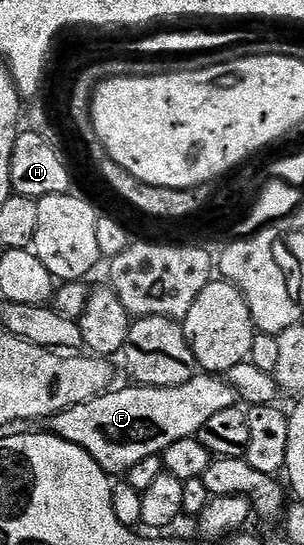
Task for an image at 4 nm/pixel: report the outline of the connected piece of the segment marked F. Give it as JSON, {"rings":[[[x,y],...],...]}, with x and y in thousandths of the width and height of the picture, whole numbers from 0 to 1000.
{"rings":[[[651,688],[589,710],[434,712],[385,716],[375,712],[368,717],[336,721],[326,728],[306,728],[293,736],[211,750],[201,758],[174,760],[155,772],[158,793],[181,796],[184,802],[204,802],[220,813],[247,813],[247,820],[273,820],[273,828],[286,828],[286,835],[299,835],[299,842],[313,842],[313,850],[326,850],[326,857],[339,857],[349,868],[411,872],[431,857],[444,857],[444,850],[487,839],[530,835],[569,813],[618,802],[645,804],[661,793],[668,776],[681,776],[694,761],[757,750],[786,736],[780,716],[753,705],[750,697],[714,688]]]}

